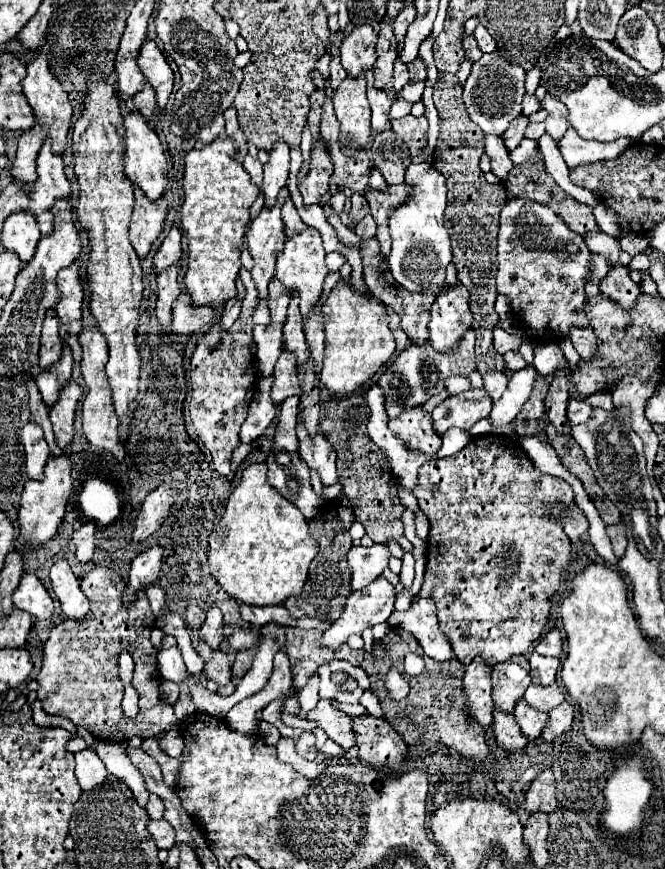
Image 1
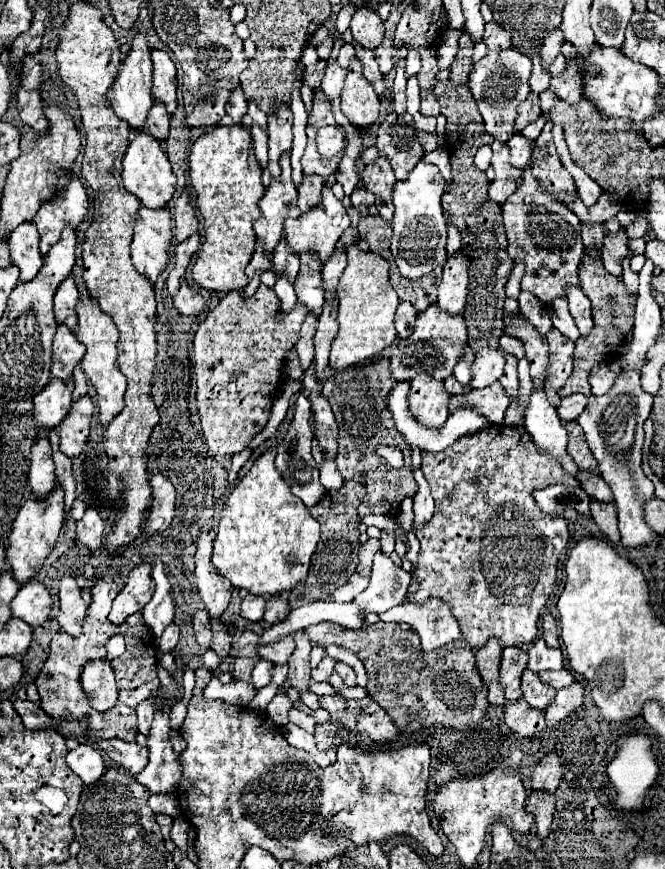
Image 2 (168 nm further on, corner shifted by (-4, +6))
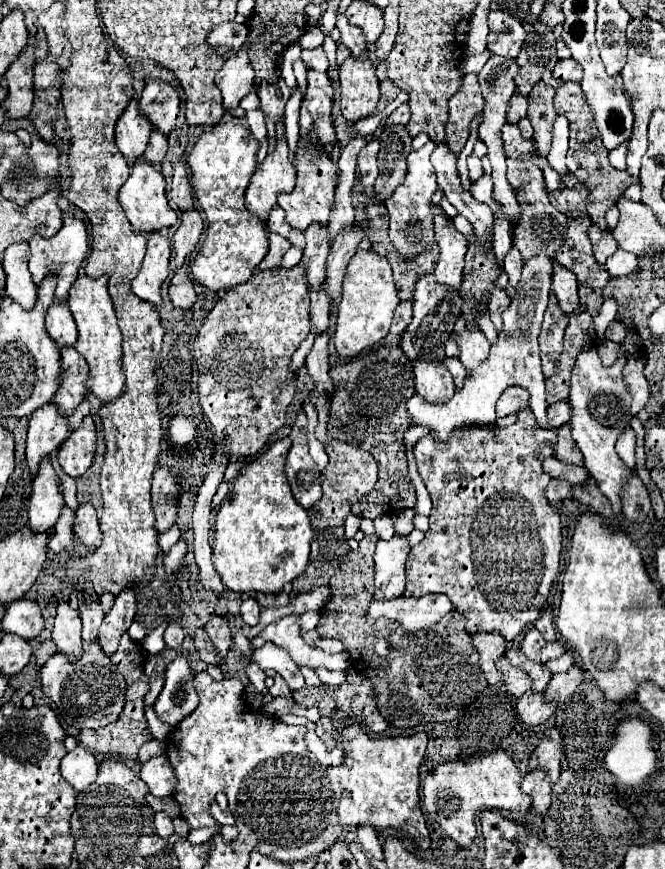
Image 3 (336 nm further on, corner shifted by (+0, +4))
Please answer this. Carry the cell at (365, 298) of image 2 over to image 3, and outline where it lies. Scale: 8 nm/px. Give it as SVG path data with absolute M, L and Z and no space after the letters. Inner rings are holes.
M359 250L351 258L343 280L343 300L337 312L337 326L333 334L335 356L353 358L361 354L365 348L379 344L389 334L389 326L397 304L399 304L399 296L395 292L391 266L387 258L377 256L377 252L373 250Z

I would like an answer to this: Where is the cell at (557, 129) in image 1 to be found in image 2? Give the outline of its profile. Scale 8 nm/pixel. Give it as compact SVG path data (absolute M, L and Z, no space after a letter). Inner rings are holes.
M569 62L567 68L551 78L551 90L557 94L557 98L577 104L581 96L581 62Z

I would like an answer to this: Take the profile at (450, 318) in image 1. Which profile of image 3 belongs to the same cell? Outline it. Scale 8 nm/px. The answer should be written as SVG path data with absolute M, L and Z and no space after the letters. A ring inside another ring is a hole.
M433 208L435 212L435 236L441 250L439 262L435 266L437 284L449 286L451 290L459 290L463 282L463 258L467 252L467 240L461 232L457 232L453 220L441 210Z

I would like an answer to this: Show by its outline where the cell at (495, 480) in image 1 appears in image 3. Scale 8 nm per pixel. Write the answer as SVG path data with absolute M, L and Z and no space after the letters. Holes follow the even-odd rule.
M529 406L521 408L517 422L507 428L495 424L457 428L449 436L449 442L433 442L429 434L423 436L413 448L413 454L431 494L433 510L425 538L407 556L407 588L403 596L417 598L429 592L441 592L465 616L465 630L471 636L477 632L499 632L507 642L519 636L523 638L525 630L539 618L551 584L559 574L561 518L545 498L545 488L553 476L541 466L547 456L555 456L555 444L555 430L533 426Z

